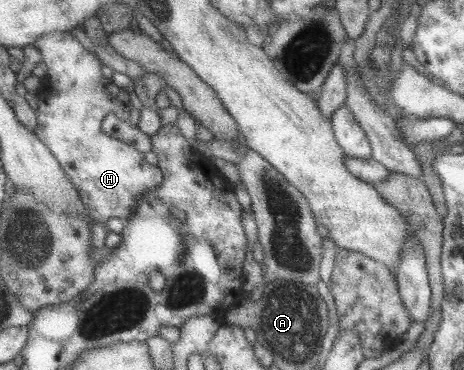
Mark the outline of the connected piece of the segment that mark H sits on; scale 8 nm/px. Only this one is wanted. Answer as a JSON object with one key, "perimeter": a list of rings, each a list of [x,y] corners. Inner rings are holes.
{"perimeter":[[[47,33],[39,37],[33,47],[39,51],[40,58],[47,66],[47,85],[40,92],[35,133],[54,152],[95,221],[105,224],[109,218],[129,220],[138,212],[140,197],[156,192],[164,183],[164,175],[158,165],[149,164],[143,152],[139,152],[135,146],[105,134],[101,124],[113,112],[129,125],[139,127],[141,110],[130,106],[131,92],[117,87],[111,78],[103,76],[104,62],[95,53],[89,52],[72,33]]]}

